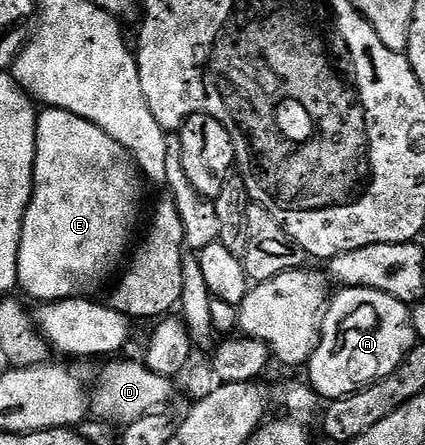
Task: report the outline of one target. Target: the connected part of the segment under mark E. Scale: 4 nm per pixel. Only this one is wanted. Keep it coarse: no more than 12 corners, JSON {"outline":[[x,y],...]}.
{"outline":[[63,109],[37,116],[20,290],[96,296],[126,262],[142,176]]}

